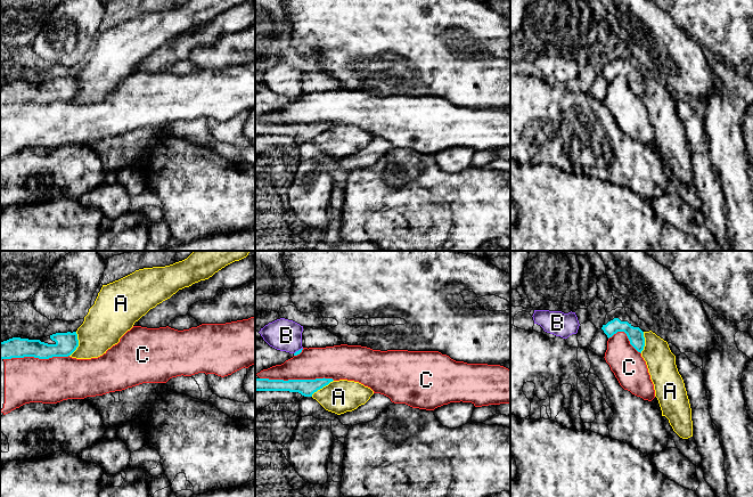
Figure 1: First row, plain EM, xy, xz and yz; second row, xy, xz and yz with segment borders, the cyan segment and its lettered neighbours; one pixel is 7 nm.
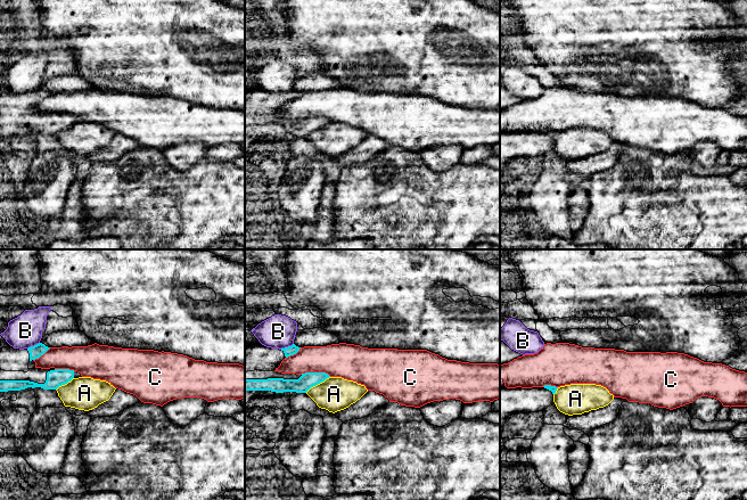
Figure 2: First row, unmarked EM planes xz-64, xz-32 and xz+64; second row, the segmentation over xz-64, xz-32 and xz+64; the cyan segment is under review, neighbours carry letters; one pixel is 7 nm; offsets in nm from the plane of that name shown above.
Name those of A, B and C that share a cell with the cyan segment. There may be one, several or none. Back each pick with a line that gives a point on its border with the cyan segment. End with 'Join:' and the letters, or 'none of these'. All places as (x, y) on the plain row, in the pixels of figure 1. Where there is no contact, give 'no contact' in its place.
Join: none of these

